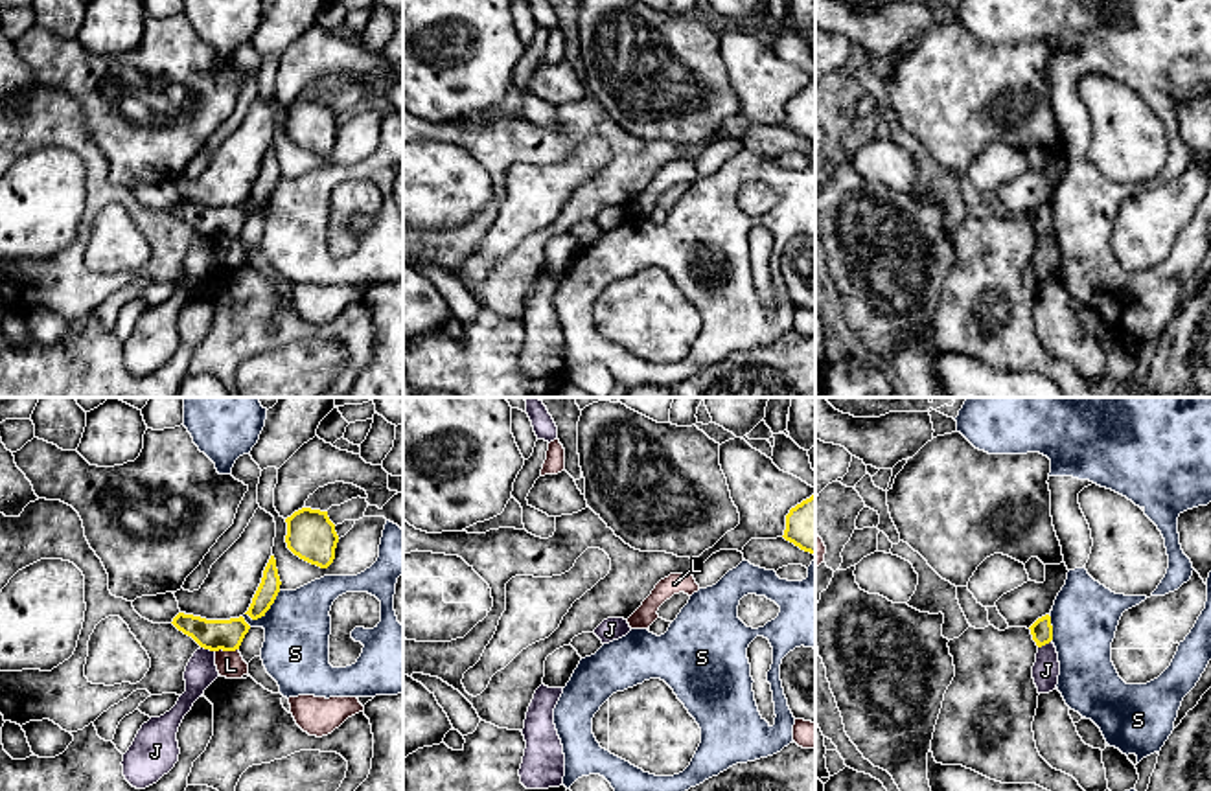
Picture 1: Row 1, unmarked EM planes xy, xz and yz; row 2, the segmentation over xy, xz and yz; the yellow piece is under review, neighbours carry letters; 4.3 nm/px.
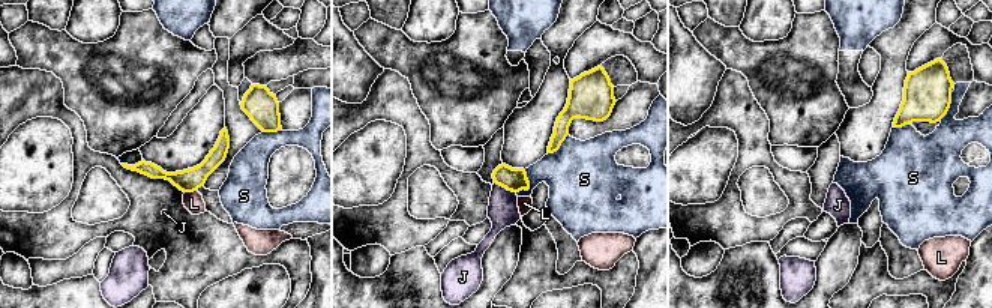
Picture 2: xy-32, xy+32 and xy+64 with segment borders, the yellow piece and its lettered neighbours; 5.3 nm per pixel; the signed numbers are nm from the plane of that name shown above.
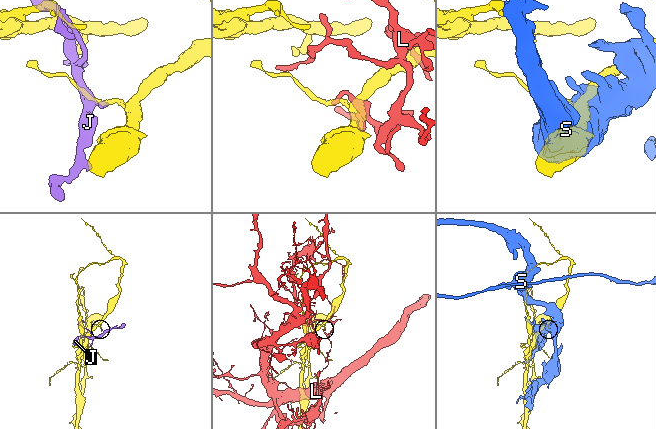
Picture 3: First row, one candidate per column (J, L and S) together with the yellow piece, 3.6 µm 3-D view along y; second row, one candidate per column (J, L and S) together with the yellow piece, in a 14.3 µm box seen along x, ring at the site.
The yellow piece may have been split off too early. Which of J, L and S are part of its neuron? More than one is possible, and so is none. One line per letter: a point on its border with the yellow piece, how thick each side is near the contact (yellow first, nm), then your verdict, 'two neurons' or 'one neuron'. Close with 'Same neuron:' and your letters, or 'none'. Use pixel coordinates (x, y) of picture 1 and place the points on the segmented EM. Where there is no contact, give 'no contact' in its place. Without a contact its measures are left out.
J: xy (208, 648) | 140/140 nm | two neurons
L: xy (227, 650) | 140/120 nm | two neurons
S: xy (262, 615) | 90/300 nm | two neurons
Same neuron: none

